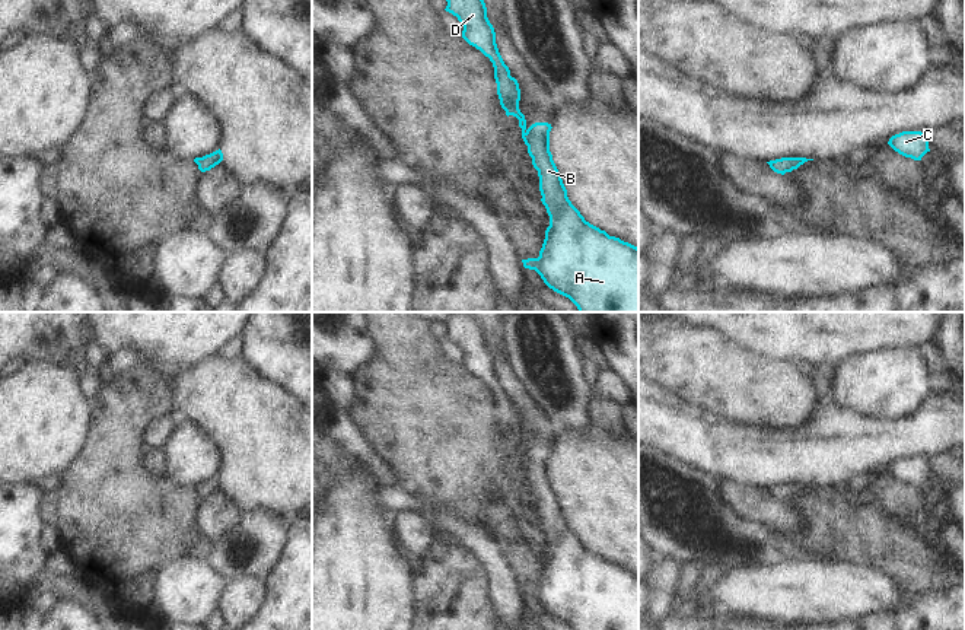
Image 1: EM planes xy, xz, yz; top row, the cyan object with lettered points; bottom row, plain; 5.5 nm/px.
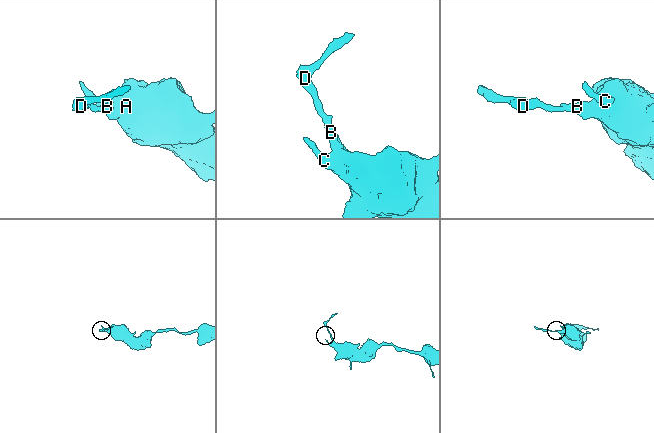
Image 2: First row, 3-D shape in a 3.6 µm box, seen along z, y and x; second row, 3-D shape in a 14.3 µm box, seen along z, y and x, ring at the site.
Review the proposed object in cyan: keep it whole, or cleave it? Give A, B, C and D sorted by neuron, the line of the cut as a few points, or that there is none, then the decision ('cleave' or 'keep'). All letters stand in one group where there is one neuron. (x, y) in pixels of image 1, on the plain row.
A B C D; no cut; keep

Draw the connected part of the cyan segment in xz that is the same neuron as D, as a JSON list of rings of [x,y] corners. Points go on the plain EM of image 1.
[[[455,312],[445,325],[445,337],[464,353],[462,365],[493,389],[500,432],[507,443],[519,446],[522,465],[538,497],[550,553],[539,583],[522,586],[523,594],[535,596],[550,615],[573,630],[638,630],[638,575],[586,548],[569,526],[550,478],[552,454],[548,449],[526,454],[519,436],[519,410],[499,379],[482,322],[471,312]]]

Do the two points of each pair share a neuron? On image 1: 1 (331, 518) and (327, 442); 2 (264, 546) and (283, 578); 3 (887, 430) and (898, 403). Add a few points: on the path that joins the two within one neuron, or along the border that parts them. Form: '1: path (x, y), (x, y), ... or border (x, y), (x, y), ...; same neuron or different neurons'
1: border (327, 467), (346, 467), (362, 474); different neurons
2: border (289, 534), (283, 559), (266, 579); different neurons
3: border (921, 404), (901, 419), (870, 419), (857, 411); different neurons

